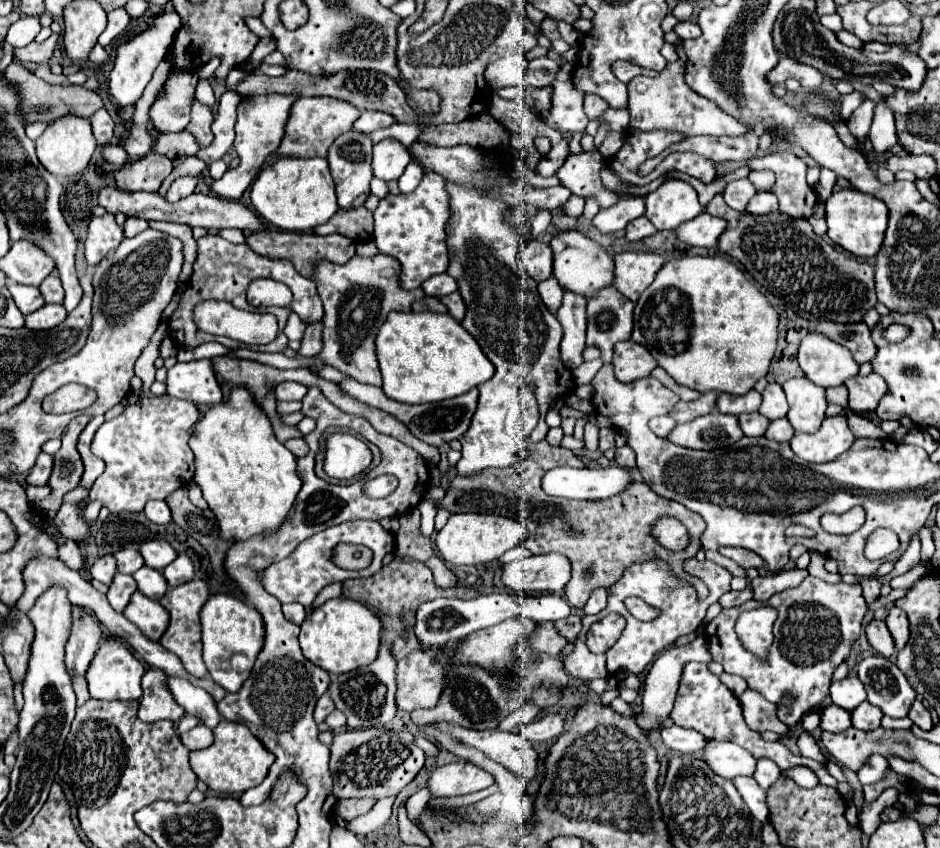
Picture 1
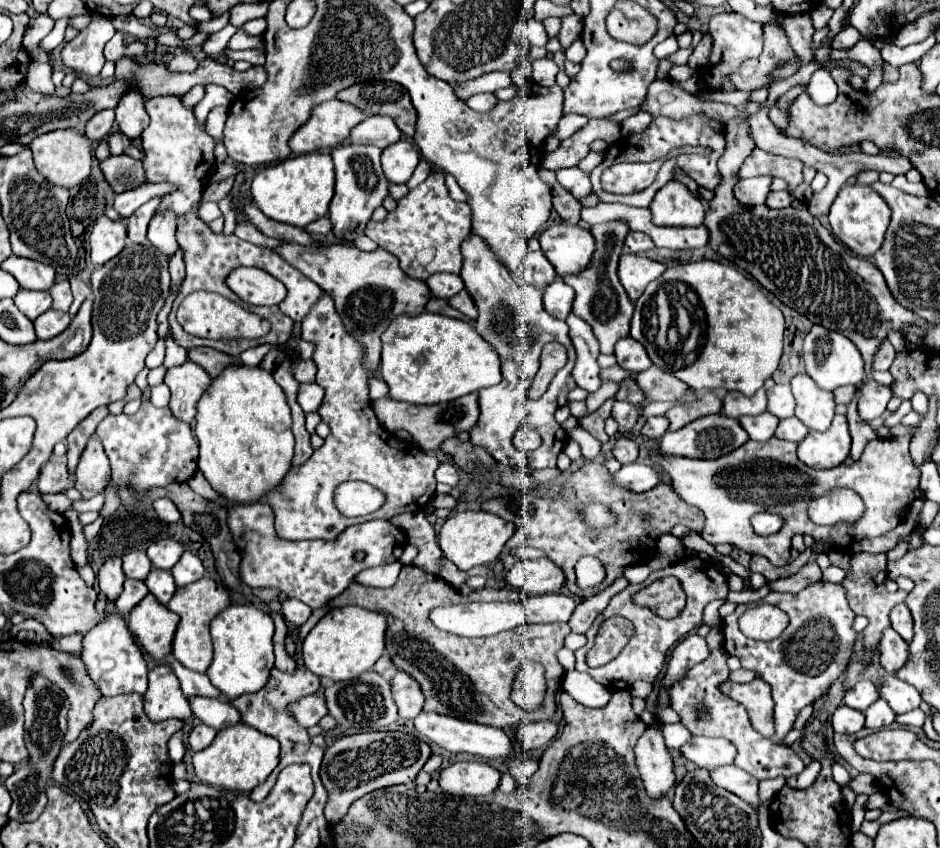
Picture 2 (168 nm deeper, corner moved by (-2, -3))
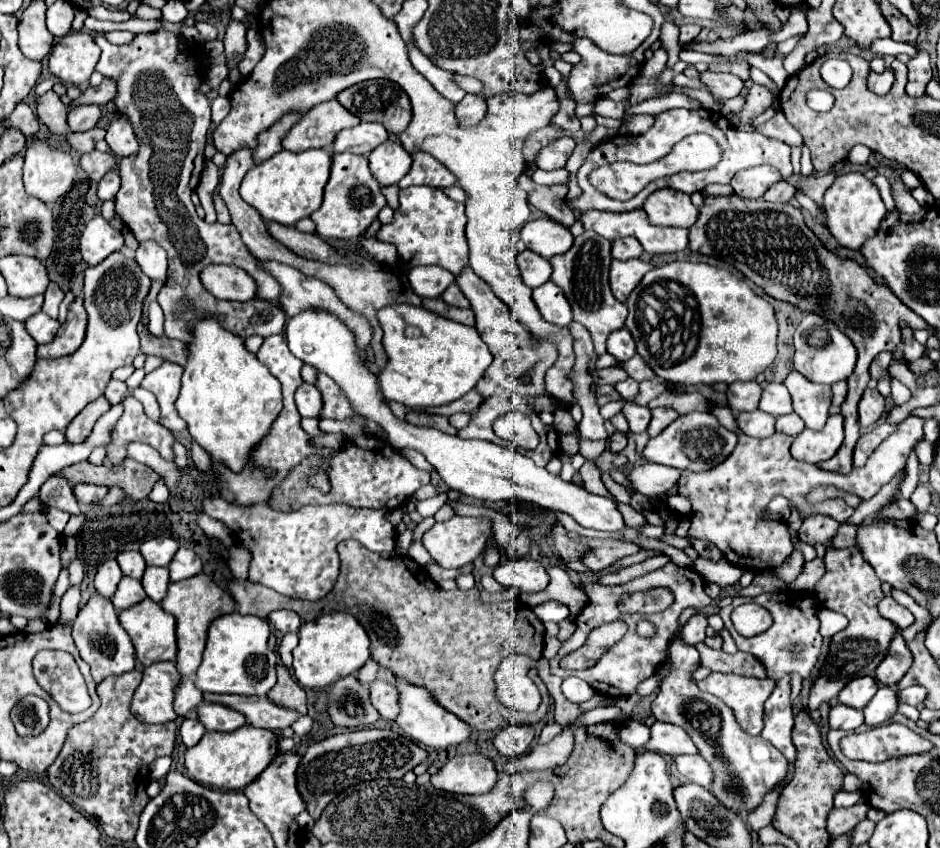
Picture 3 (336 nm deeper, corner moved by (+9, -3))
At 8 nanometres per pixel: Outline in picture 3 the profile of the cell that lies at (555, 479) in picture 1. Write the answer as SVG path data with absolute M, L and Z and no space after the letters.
M656 463L634 465L628 473L628 481L630 481L630 487L634 489L634 493L646 495L650 499L670 491L672 485L676 485L678 477L680 477L678 469L656 465Z

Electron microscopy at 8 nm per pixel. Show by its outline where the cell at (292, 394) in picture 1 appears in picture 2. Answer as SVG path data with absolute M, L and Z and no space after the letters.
M303 383L299 387L297 401L299 401L299 405L305 413L311 413L311 411L319 409L319 405L323 401L323 395L325 395L325 391L317 383Z

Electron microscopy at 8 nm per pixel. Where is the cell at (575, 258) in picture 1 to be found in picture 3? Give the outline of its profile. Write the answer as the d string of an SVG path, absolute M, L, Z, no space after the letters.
M548 217L528 221L528 225L524 225L520 231L520 239L526 243L530 251L540 253L546 259L566 253L574 241L568 227L558 225Z

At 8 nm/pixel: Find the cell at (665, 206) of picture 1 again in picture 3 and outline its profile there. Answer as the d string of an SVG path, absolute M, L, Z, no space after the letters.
M676 189L654 191L642 207L652 221L652 225L664 227L690 227L698 219L698 209L692 205L690 195Z

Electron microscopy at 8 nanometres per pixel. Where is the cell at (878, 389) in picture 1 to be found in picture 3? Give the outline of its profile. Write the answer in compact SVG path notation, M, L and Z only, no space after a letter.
M866 389L860 403L858 403L858 421L860 425L868 427L876 423L884 413L884 397L878 393L878 389Z

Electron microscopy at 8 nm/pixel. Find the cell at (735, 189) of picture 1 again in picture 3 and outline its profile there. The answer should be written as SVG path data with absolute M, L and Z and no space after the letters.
M758 165L758 167L736 173L730 185L734 189L734 195L742 199L760 199L766 193L766 189L780 179L782 179L780 173L770 165Z

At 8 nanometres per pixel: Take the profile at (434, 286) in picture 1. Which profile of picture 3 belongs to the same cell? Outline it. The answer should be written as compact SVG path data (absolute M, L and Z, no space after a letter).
M436 265L416 267L416 269L410 269L408 273L408 281L420 297L440 297L444 289L448 289L454 283L454 279L456 277L452 273Z

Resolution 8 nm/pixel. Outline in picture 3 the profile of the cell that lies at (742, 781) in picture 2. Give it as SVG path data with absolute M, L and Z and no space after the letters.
M682 755L682 757L674 757L680 773L692 781L698 783L702 787L710 787L712 785L712 767L708 765L708 761L704 761L704 757L700 755Z

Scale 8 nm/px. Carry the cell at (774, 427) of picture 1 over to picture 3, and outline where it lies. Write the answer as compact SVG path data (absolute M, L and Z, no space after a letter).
M796 413L782 415L782 417L776 419L776 431L784 433L784 435L792 435L792 437L796 437L800 431L804 431L804 421L802 421Z

